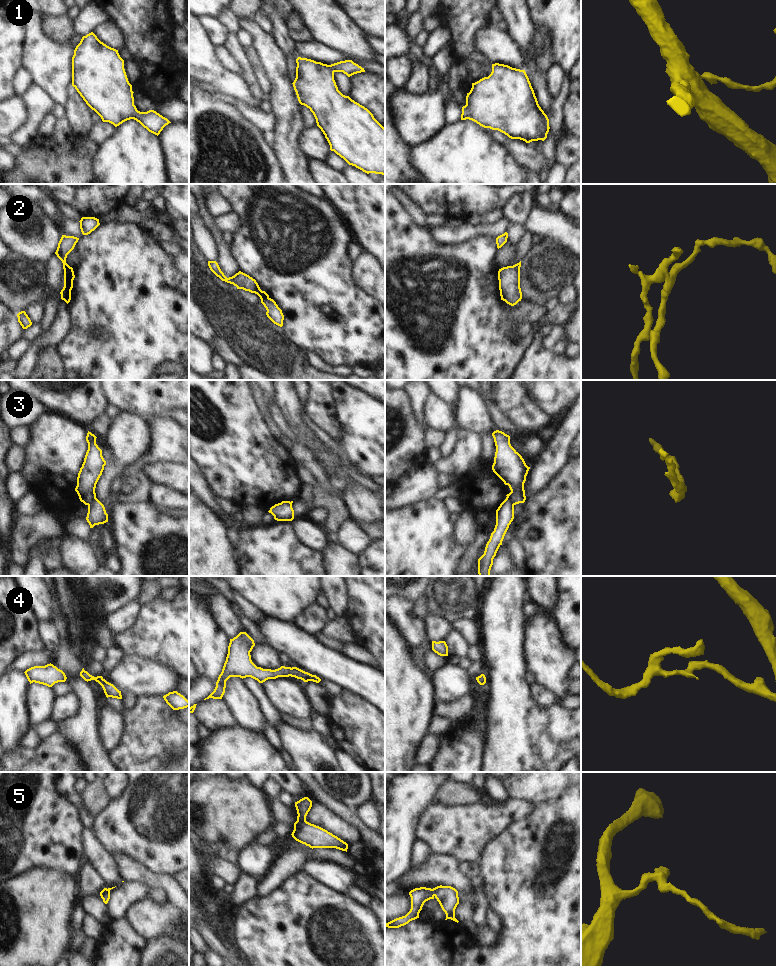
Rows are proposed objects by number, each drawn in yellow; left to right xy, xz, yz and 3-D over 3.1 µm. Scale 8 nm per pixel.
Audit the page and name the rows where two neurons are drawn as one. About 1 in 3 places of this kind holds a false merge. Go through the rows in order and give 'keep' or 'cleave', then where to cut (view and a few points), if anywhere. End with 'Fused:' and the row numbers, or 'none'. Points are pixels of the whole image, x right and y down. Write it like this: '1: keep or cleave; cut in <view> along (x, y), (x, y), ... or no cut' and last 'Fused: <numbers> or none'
1: keep; no cut
2: cleave; cut in xy along (73, 271), (70, 277), (64, 279)
3: cleave; cut in yz along (507, 496), (514, 504)
4: keep; no cut
5: keep; no cut
Fused: 2, 3

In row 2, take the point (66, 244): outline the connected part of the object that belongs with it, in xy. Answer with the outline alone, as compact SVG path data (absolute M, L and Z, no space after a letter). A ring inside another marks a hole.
M62 235L55 254L63 263L64 279L69 279L73 275L73 268L66 263L67 255L74 249L79 238Z

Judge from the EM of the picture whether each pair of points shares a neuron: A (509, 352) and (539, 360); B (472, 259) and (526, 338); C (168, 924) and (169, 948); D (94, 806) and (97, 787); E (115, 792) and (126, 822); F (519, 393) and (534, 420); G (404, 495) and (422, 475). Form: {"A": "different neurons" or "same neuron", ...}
{"A": "different neurons", "B": "same neuron", "C": "different neurons", "D": "same neuron", "E": "different neurons", "F": "same neuron", "G": "same neuron"}

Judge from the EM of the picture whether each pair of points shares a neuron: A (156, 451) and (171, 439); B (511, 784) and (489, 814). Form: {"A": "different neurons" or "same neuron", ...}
{"A": "same neuron", "B": "different neurons"}

